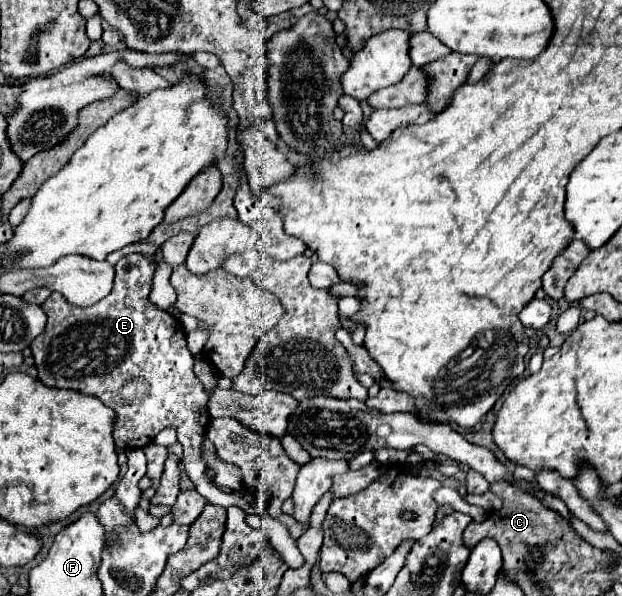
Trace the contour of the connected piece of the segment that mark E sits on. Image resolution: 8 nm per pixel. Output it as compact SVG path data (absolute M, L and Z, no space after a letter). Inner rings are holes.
M140 253L122 257L116 263L116 281L112 293L84 309L70 305L60 293L52 293L42 303L42 309L48 315L46 331L30 345L38 369L38 379L46 387L72 389L84 395L94 395L106 407L114 409L116 421L112 437L116 449L146 447L152 443L158 431L162 431L166 425L174 425L178 429L178 441L183 447L181 464L196 491L204 495L208 503L220 507L234 505L246 513L258 513L264 519L266 537L270 539L272 547L280 551L284 563L288 567L300 567L304 557L280 521L272 519L268 511L258 501L252 501L246 491L224 493L212 485L204 473L206 461L202 457L202 445L206 425L210 421L206 411L208 395L204 393L202 385L198 387L198 379L192 371L194 357L186 347L186 335L178 319L166 311L156 309L148 301L154 271L156 265ZM134 379L146 379L144 393L136 397L124 397L124 385Z

